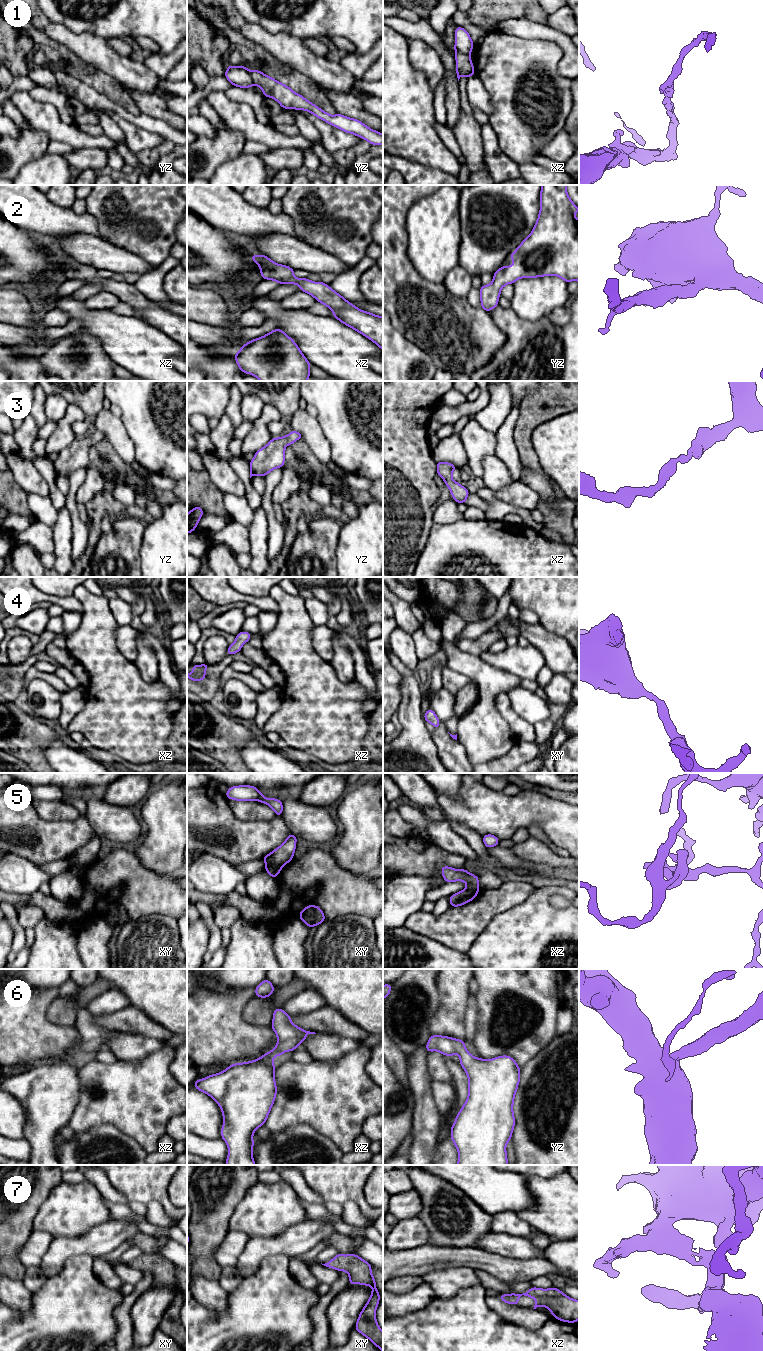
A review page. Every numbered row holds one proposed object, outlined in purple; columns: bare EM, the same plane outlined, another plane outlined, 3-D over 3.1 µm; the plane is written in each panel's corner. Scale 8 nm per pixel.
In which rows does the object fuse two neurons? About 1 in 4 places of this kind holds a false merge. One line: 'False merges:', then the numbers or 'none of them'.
False merges: 1, 5

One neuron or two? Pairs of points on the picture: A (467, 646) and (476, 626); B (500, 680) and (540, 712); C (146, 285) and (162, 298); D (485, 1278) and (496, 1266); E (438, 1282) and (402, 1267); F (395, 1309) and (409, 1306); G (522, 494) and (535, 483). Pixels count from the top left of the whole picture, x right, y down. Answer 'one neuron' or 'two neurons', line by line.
A: two neurons
B: two neurons
C: one neuron
D: two neurons
E: two neurons
F: one neuron
G: two neurons

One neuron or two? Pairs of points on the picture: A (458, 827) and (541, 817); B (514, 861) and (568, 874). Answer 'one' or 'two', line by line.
A: two
B: one

